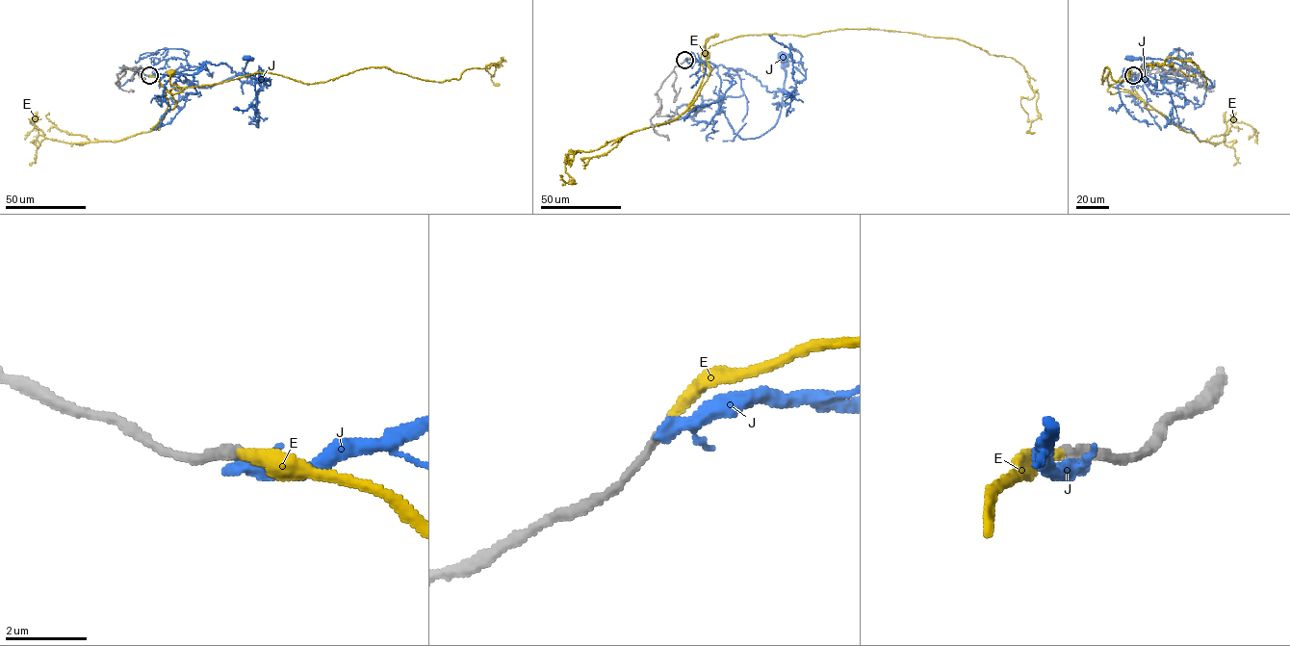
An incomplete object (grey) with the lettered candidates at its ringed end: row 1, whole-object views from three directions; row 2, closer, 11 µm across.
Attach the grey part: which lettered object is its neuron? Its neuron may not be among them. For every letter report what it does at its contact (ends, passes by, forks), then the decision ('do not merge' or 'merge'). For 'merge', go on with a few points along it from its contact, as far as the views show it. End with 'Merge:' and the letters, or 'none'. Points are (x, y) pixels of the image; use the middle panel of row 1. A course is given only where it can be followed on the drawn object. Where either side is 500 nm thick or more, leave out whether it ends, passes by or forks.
E: it ends there; merge; it runs (684, 60), (693, 57), (710, 70), (688, 107), (704, 75), (703, 47), (717, 34), (706, 39), (706, 55)
J: it passes by; do not merge
Merge: E

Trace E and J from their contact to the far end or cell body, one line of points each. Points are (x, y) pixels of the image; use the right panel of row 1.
E: (1133, 75), (1130, 80), (1144, 105), (1180, 128), (1133, 94), (1107, 90), (1128, 71)
J: (1134, 76), (1132, 73), (1148, 75), (1167, 83), (1191, 80), (1212, 87), (1208, 79), (1175, 63), (1129, 58)

